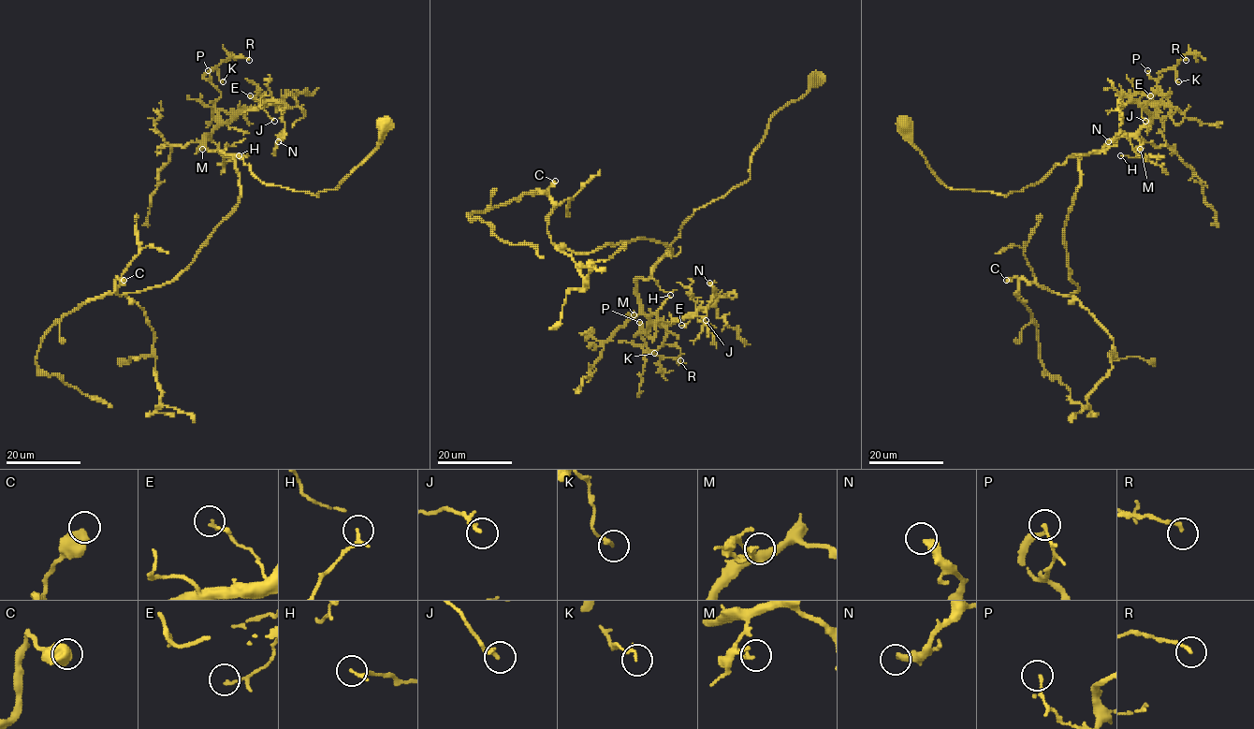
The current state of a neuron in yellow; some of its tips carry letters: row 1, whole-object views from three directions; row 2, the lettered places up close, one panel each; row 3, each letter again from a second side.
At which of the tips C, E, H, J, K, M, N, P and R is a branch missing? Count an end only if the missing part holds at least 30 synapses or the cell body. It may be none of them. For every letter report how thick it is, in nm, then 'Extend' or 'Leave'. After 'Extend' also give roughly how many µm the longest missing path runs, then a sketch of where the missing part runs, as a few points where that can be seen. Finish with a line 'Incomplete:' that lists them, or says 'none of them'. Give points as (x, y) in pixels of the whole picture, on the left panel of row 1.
C: Thickness 600 nm. Leave
E: Thickness 130 nm. Leave
H: Thickness 180 nm. Leave
J: Thickness 190 nm. Leave
K: Thickness 190 nm. Leave
M: Thickness 150 nm. Leave
N: Thickness 360 nm. Extend. Missing length about 10 µm
P: Thickness 90 nm. Leave
R: Thickness 170 nm. Leave
Incomplete: N

